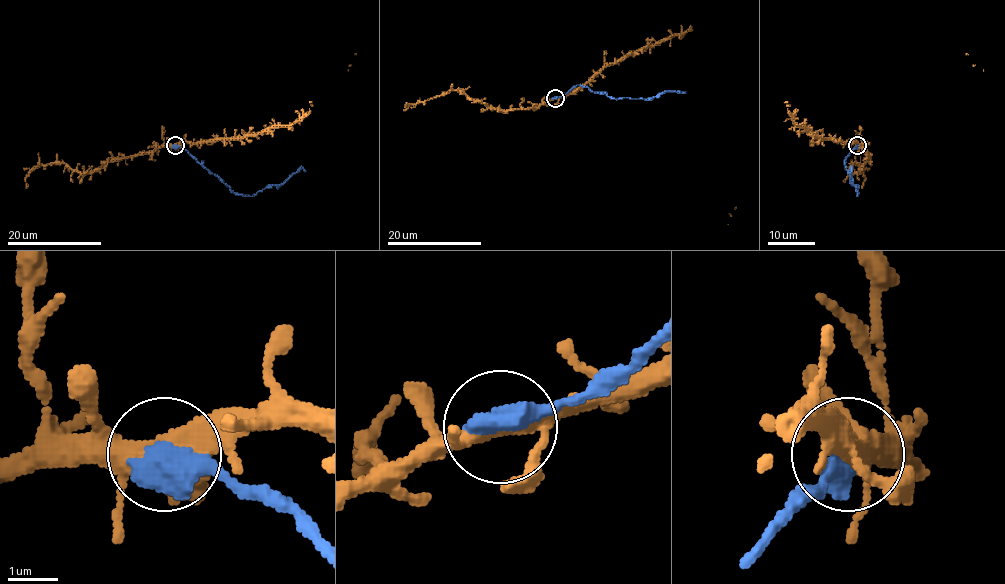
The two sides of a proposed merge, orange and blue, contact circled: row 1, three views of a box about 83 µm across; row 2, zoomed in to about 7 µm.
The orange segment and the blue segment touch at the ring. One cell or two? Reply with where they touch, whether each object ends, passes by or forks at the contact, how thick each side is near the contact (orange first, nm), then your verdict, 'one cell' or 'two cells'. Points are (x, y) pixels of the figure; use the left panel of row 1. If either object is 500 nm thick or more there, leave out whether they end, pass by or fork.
at (175, 145); 340 nm thick on the orange side, 650 nm on the other; two cells

